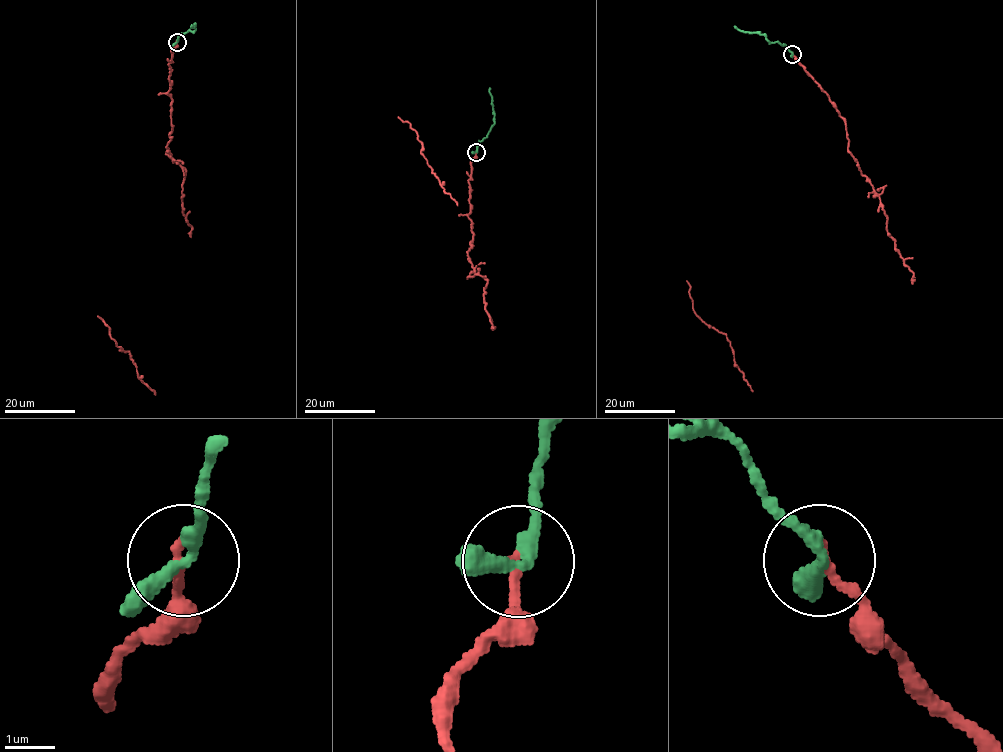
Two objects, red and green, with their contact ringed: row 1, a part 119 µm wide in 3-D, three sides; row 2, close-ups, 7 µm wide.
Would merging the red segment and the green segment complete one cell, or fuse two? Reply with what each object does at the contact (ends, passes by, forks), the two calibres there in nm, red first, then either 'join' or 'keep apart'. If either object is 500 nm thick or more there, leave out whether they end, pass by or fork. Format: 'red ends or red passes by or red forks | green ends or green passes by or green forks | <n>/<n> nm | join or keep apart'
red ends | green passes by | 190/260 nm | join

